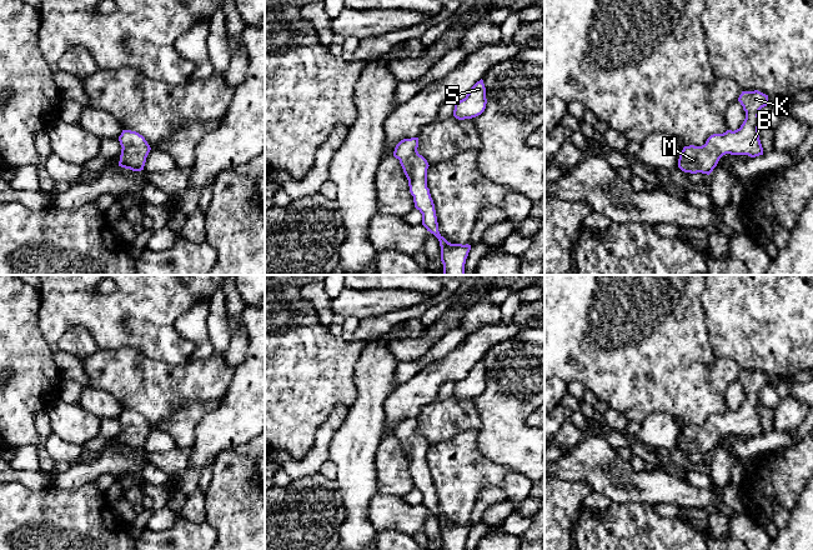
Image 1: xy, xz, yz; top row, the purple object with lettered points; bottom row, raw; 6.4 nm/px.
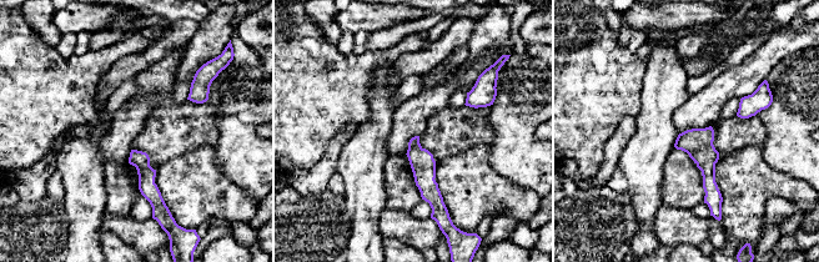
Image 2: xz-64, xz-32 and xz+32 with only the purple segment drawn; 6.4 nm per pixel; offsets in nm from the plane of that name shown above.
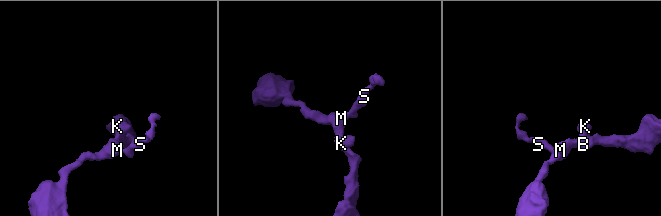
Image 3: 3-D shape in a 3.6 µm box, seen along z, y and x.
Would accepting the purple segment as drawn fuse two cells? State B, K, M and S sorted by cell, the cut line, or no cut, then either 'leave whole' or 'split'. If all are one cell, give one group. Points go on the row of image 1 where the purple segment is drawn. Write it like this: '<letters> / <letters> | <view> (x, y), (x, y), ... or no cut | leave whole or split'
B K M S | no cut | leave whole

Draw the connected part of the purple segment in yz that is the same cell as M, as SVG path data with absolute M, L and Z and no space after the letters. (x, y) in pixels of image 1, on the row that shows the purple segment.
M754 90L742 91L738 101L746 111L746 119L739 129L711 135L702 146L684 146L678 159L678 168L684 172L709 175L719 159L726 155L763 155L758 135L759 110L768 105L768 95Z

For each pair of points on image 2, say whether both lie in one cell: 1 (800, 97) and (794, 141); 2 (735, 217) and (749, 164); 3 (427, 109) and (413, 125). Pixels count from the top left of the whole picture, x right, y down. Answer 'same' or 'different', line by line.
1: same
2: same
3: same

